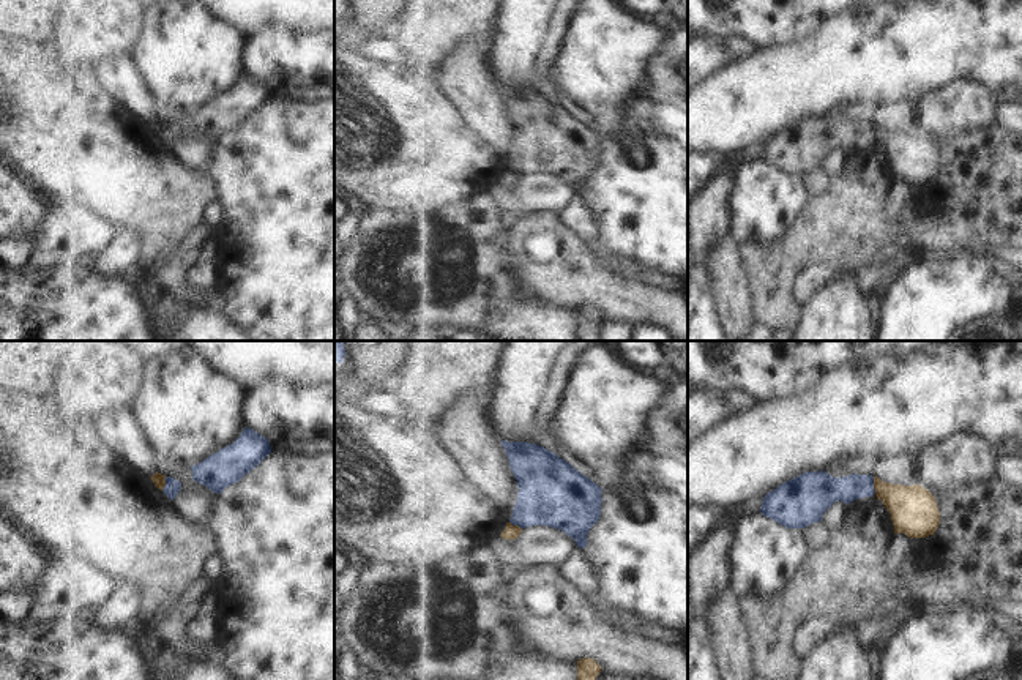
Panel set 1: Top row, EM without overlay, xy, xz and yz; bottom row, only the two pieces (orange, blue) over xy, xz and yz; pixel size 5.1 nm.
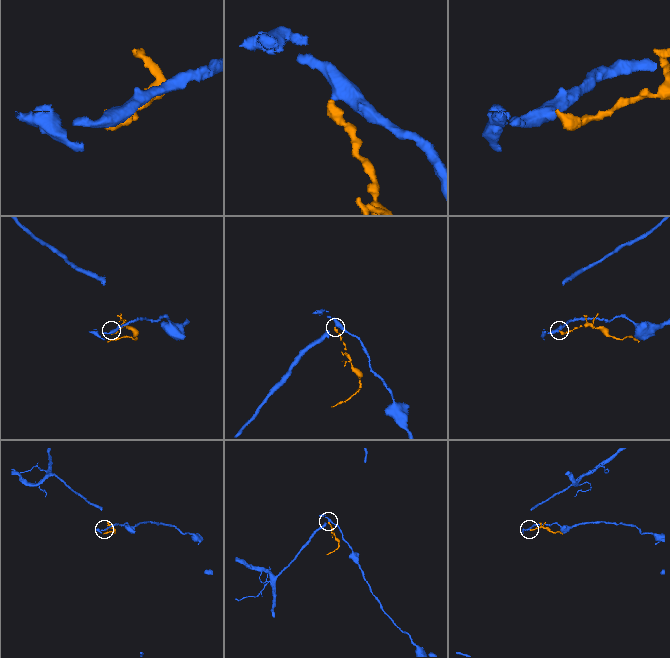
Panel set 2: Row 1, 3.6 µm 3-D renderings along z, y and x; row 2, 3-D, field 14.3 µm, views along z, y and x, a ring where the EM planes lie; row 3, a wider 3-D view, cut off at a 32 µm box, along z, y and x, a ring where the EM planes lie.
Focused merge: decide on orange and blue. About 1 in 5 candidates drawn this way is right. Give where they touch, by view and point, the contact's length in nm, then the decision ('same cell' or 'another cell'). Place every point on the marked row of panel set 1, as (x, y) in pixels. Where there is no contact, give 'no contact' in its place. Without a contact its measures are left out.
yz (874, 485) | 90 nm | another cell

